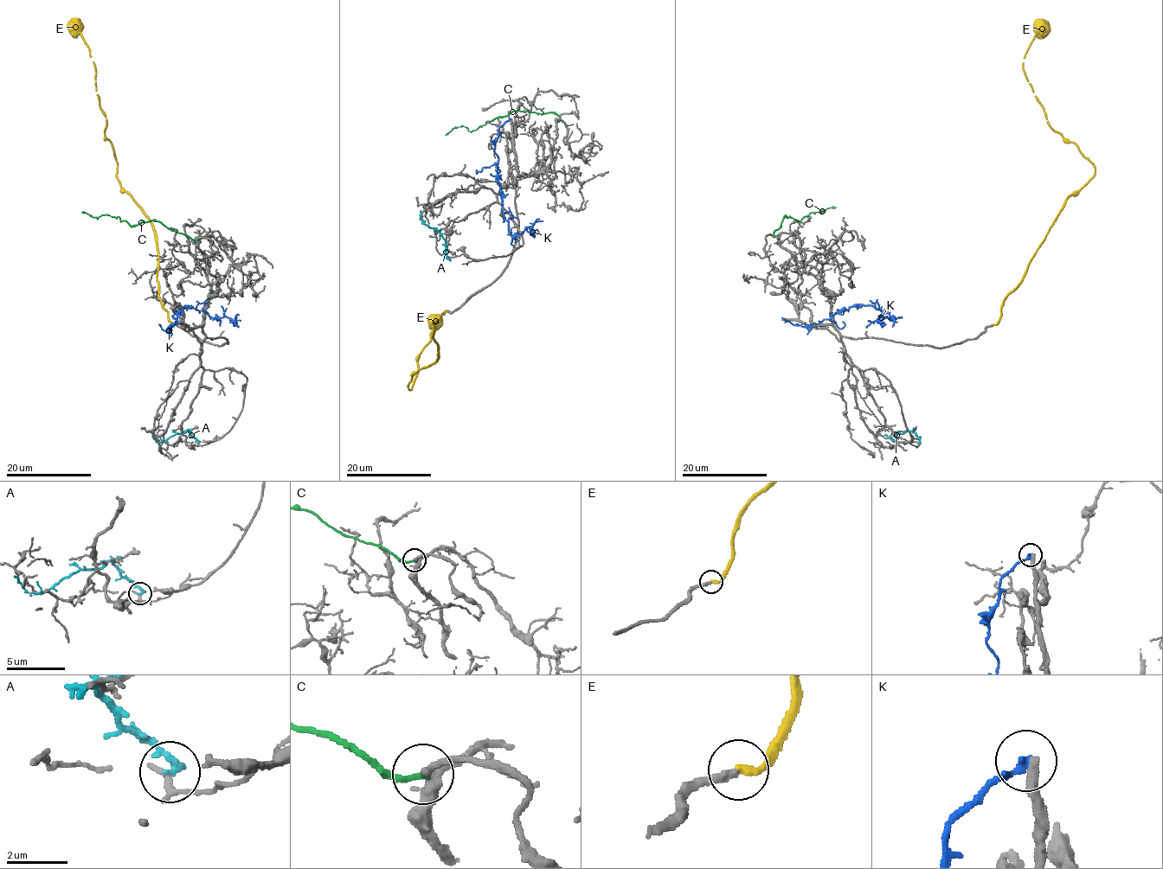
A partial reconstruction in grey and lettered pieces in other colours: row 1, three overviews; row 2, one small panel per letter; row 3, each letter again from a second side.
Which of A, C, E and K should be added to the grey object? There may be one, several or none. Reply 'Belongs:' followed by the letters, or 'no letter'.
Belongs: E

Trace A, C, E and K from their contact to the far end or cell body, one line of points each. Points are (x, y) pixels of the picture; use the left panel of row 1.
A: (197, 443), (187, 430), (175, 434), (162, 442), (152, 436)
C: (197, 239), (171, 231), (158, 221), (142, 221), (130, 226), (118, 216), (91, 217), (81, 213)
E: (171, 322), (158, 294), (152, 223), (116, 174), (95, 67), (70, 20)
K: (175, 322), (170, 329), (177, 321), (177, 316), (183, 309), (189, 306), (213, 316), (228, 316), (239, 326)

